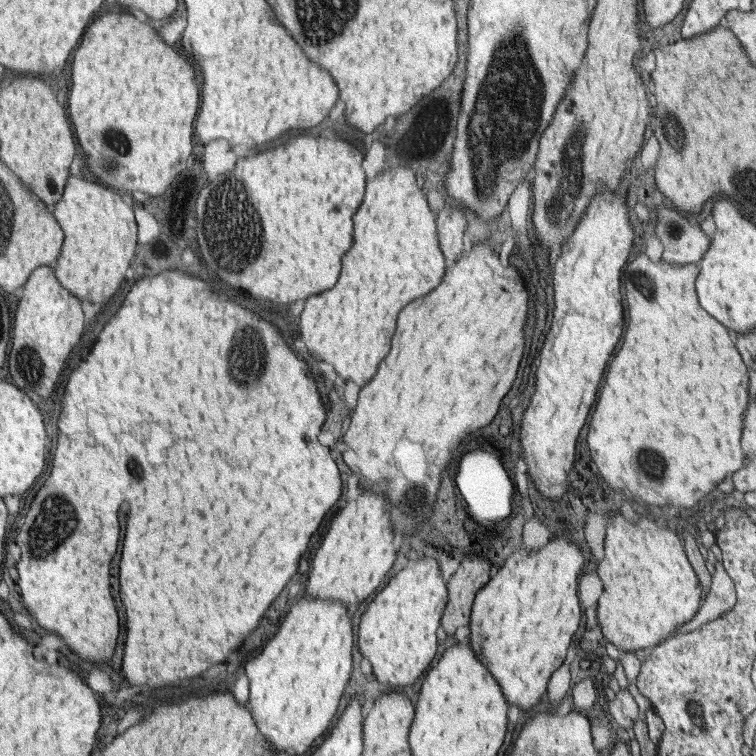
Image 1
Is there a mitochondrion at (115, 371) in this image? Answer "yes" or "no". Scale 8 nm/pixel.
no

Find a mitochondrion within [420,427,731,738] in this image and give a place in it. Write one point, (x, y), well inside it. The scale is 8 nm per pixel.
(653, 464)

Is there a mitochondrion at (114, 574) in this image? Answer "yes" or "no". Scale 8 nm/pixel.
no

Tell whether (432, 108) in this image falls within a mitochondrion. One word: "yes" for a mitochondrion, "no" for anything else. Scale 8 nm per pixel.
no

